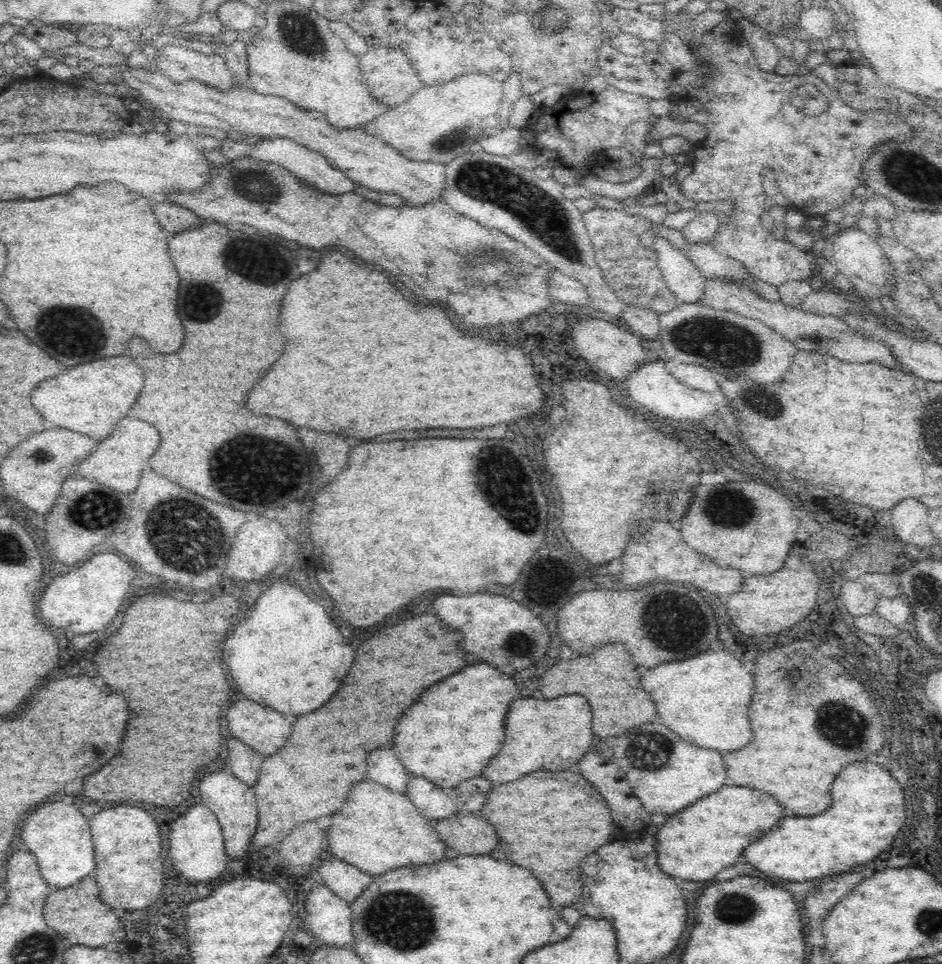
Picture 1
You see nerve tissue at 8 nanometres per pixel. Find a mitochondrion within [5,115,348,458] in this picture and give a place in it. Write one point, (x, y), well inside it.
(71, 331)

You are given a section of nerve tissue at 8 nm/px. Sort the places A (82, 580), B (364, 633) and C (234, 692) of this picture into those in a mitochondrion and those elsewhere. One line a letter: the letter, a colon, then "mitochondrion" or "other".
A: other
B: other
C: other

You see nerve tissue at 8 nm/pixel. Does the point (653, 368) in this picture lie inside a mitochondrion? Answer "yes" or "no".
no

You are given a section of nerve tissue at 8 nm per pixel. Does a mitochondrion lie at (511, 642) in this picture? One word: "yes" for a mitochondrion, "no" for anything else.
yes

